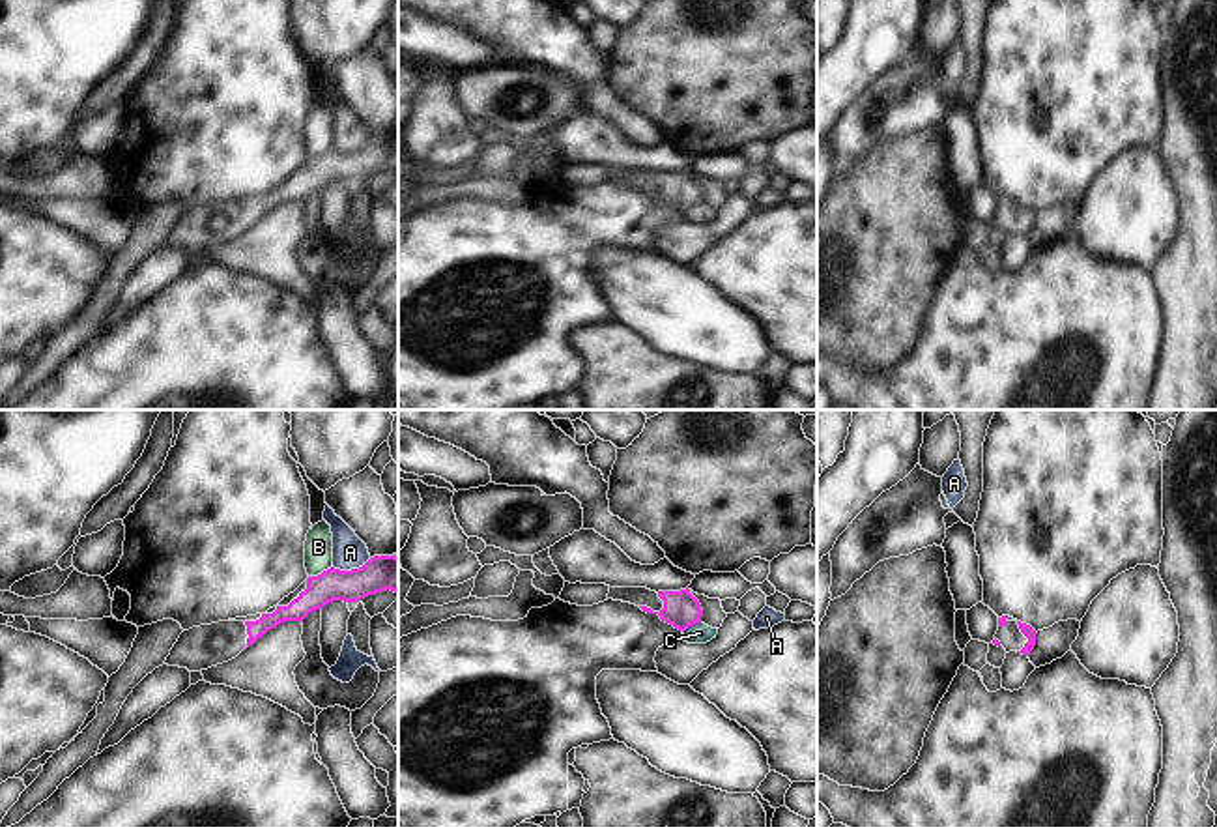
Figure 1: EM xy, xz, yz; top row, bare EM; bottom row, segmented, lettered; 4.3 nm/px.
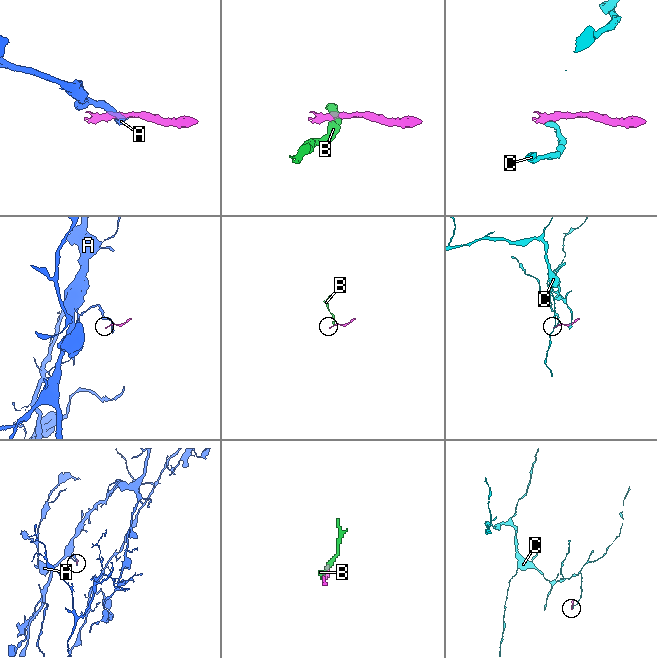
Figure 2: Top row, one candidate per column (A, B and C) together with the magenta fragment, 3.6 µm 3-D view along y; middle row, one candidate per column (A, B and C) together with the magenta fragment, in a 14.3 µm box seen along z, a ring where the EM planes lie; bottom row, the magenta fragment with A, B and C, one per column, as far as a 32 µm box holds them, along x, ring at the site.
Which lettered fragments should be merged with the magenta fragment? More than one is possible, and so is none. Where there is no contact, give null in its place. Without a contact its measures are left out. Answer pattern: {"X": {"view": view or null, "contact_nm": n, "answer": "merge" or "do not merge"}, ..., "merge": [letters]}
{"A": {"view": "xy", "contact_nm": 170, "answer": "do not merge"}, "B": {"view": "xy", "contact_nm": 120, "answer": "do not merge"}, "C": {"view": "xz", "contact_nm": 90, "answer": "do not merge"}, "merge": []}

